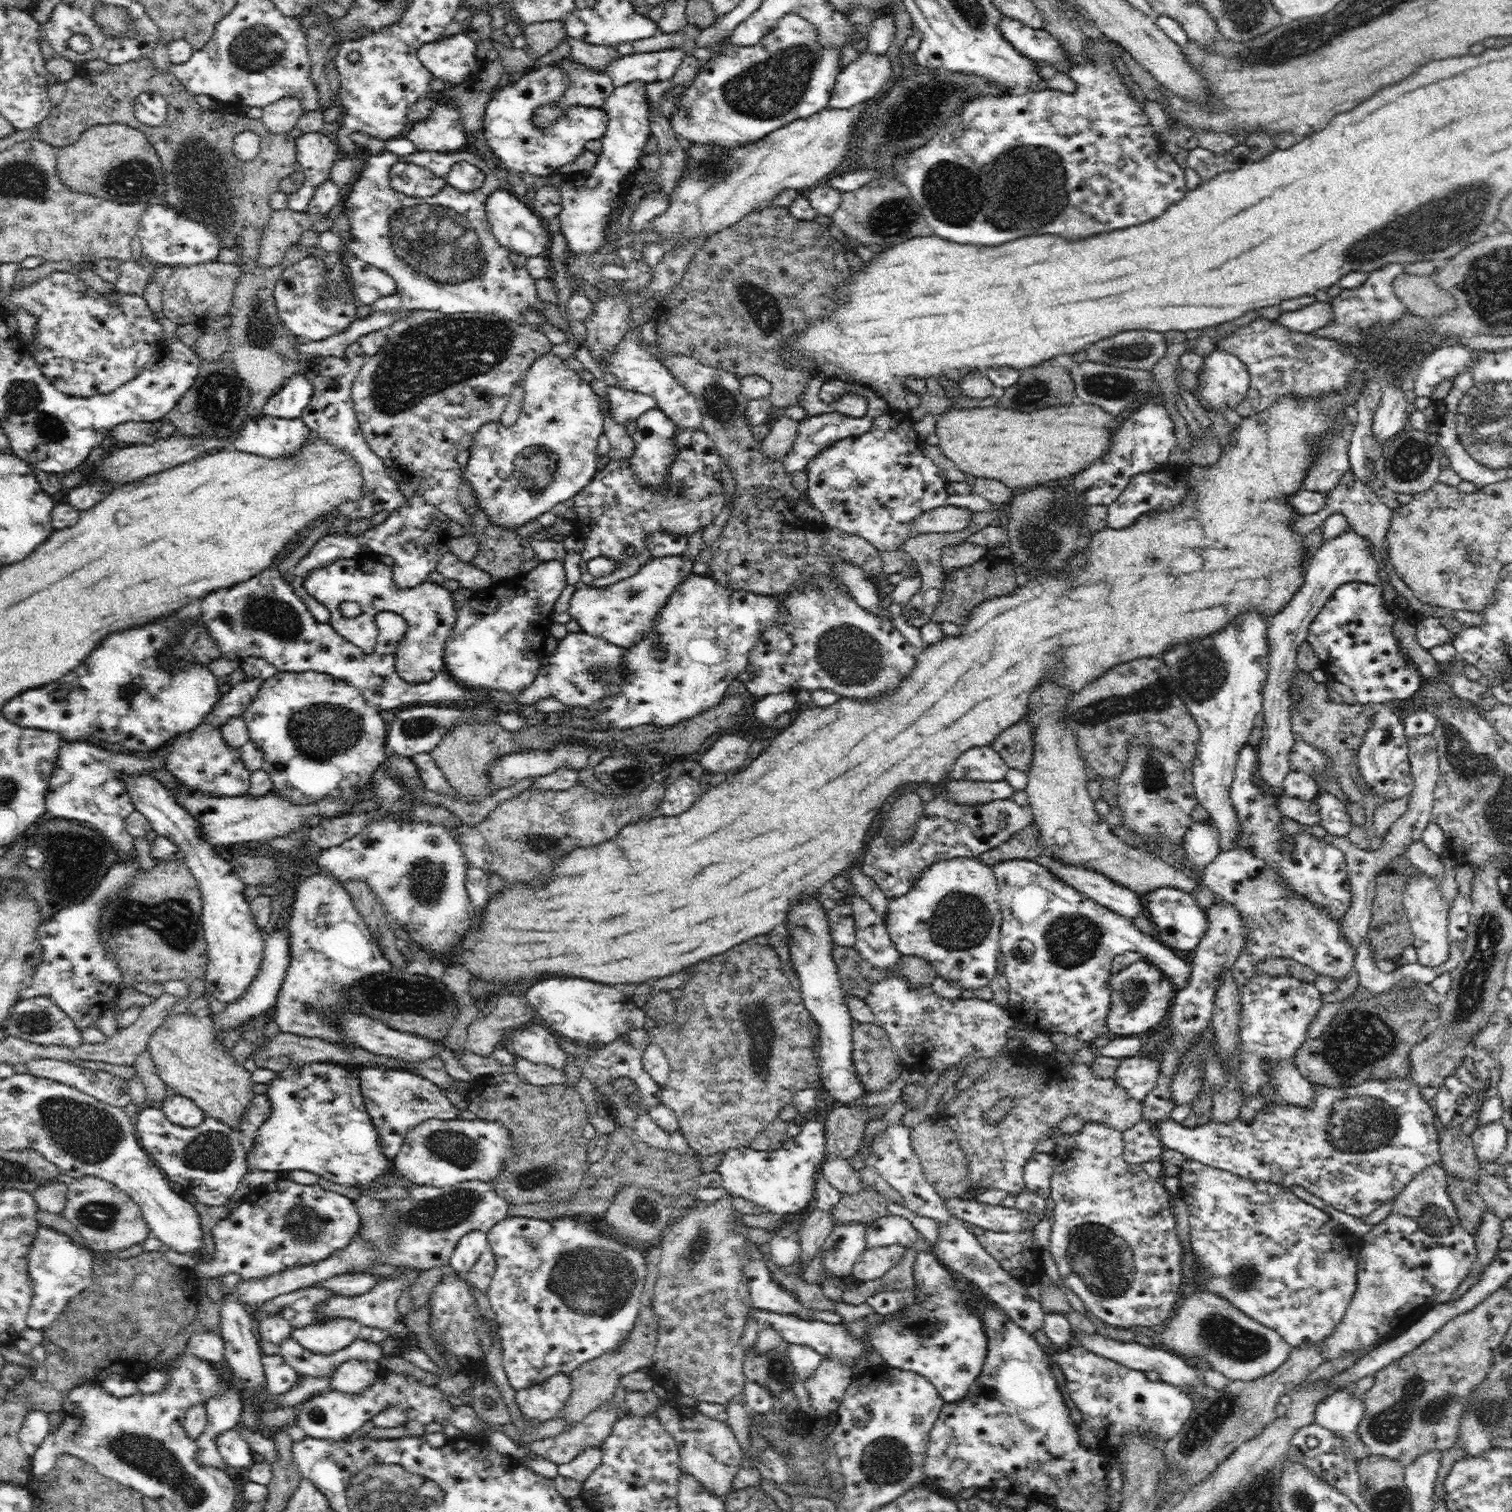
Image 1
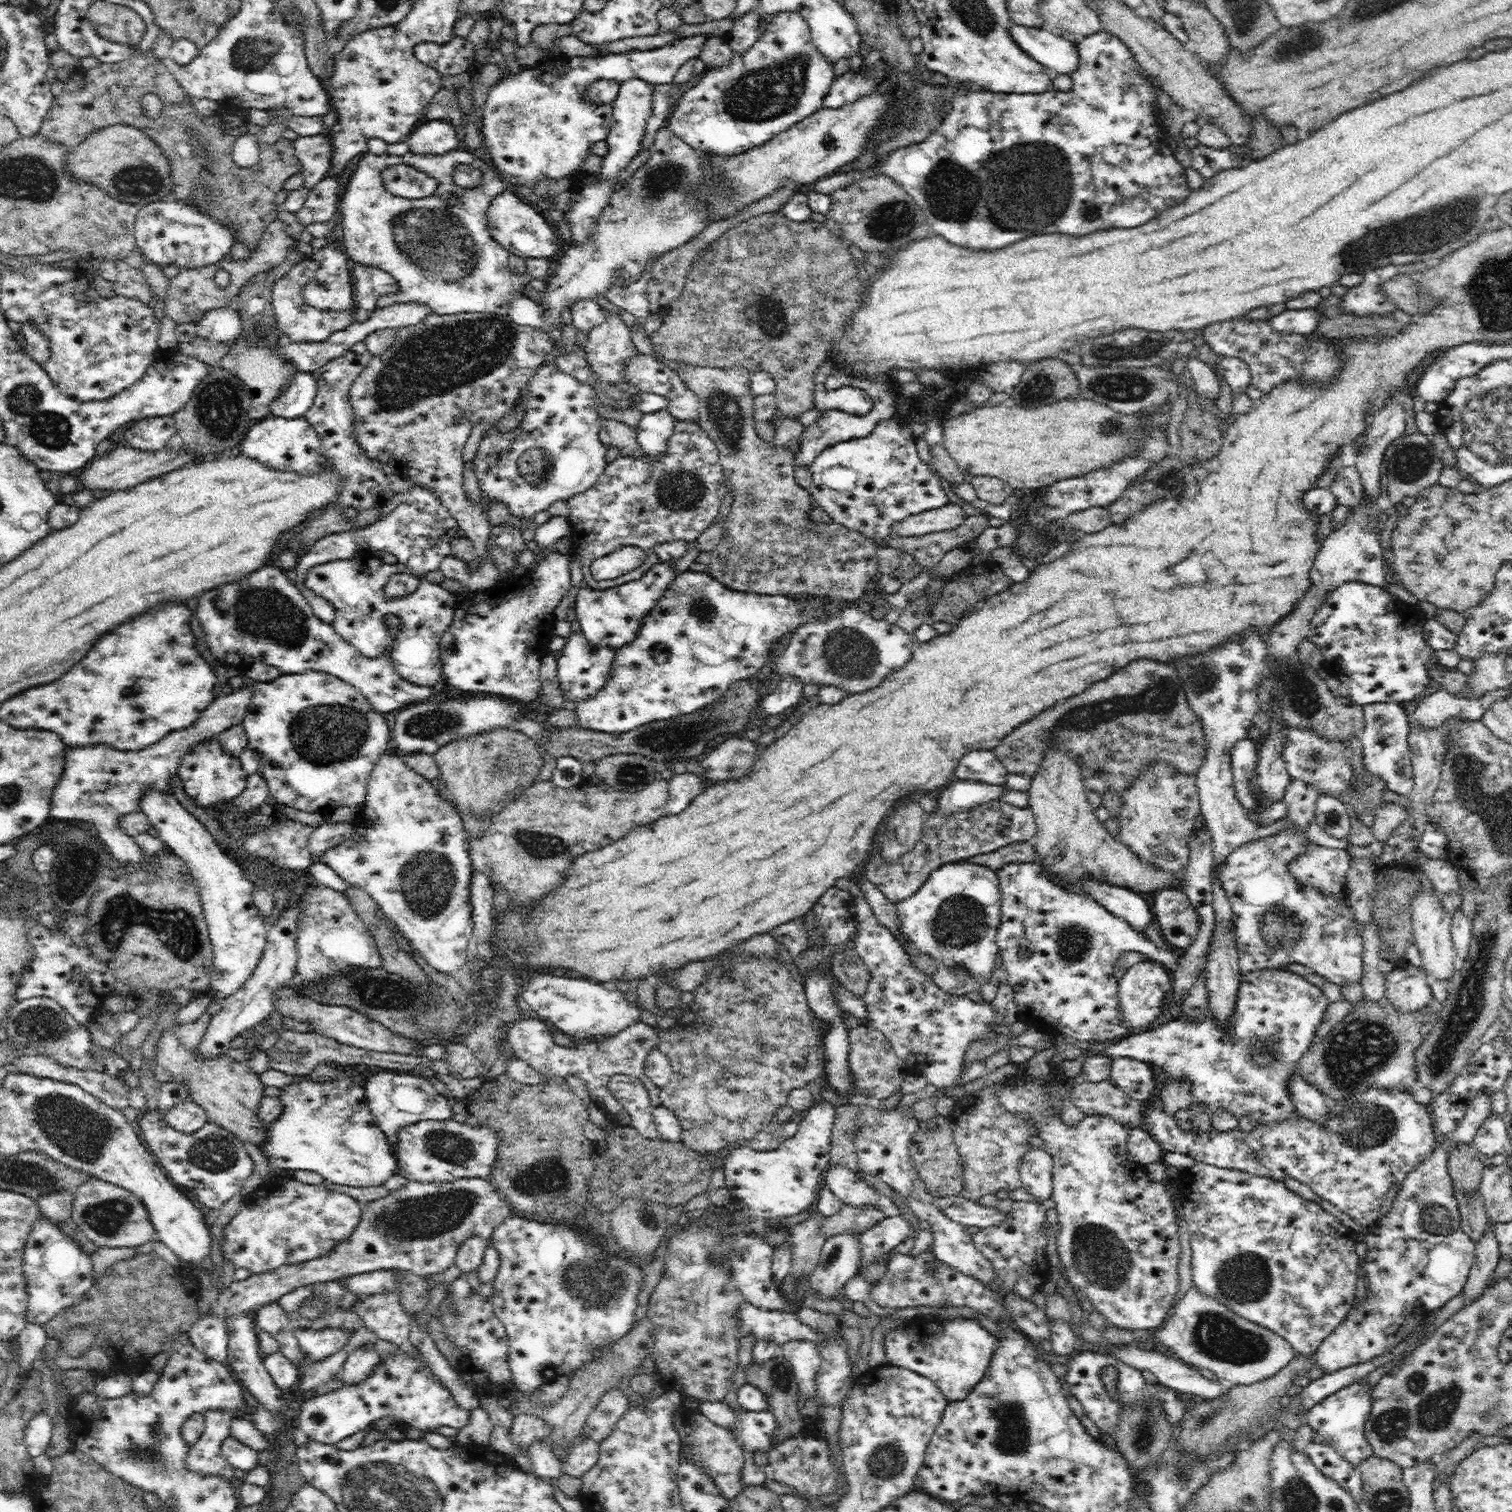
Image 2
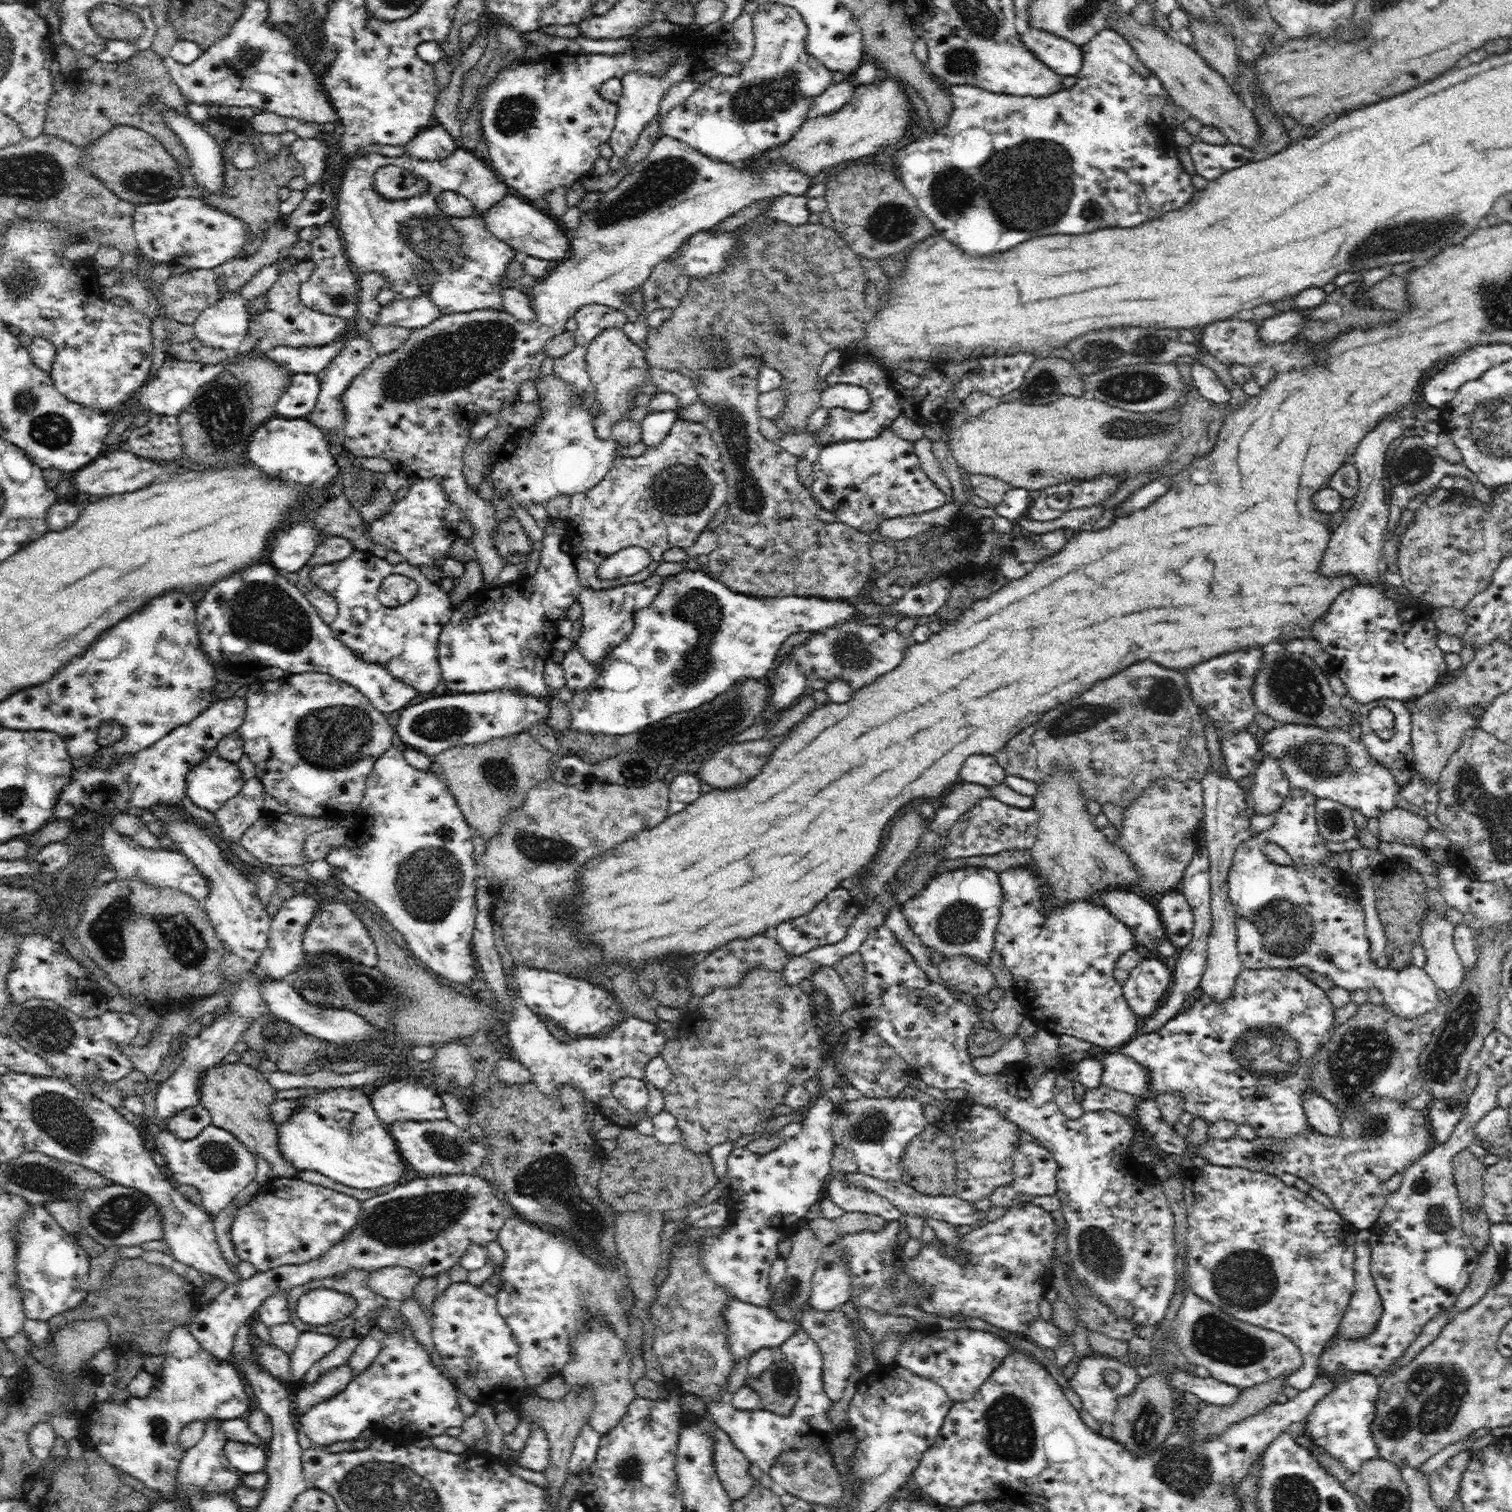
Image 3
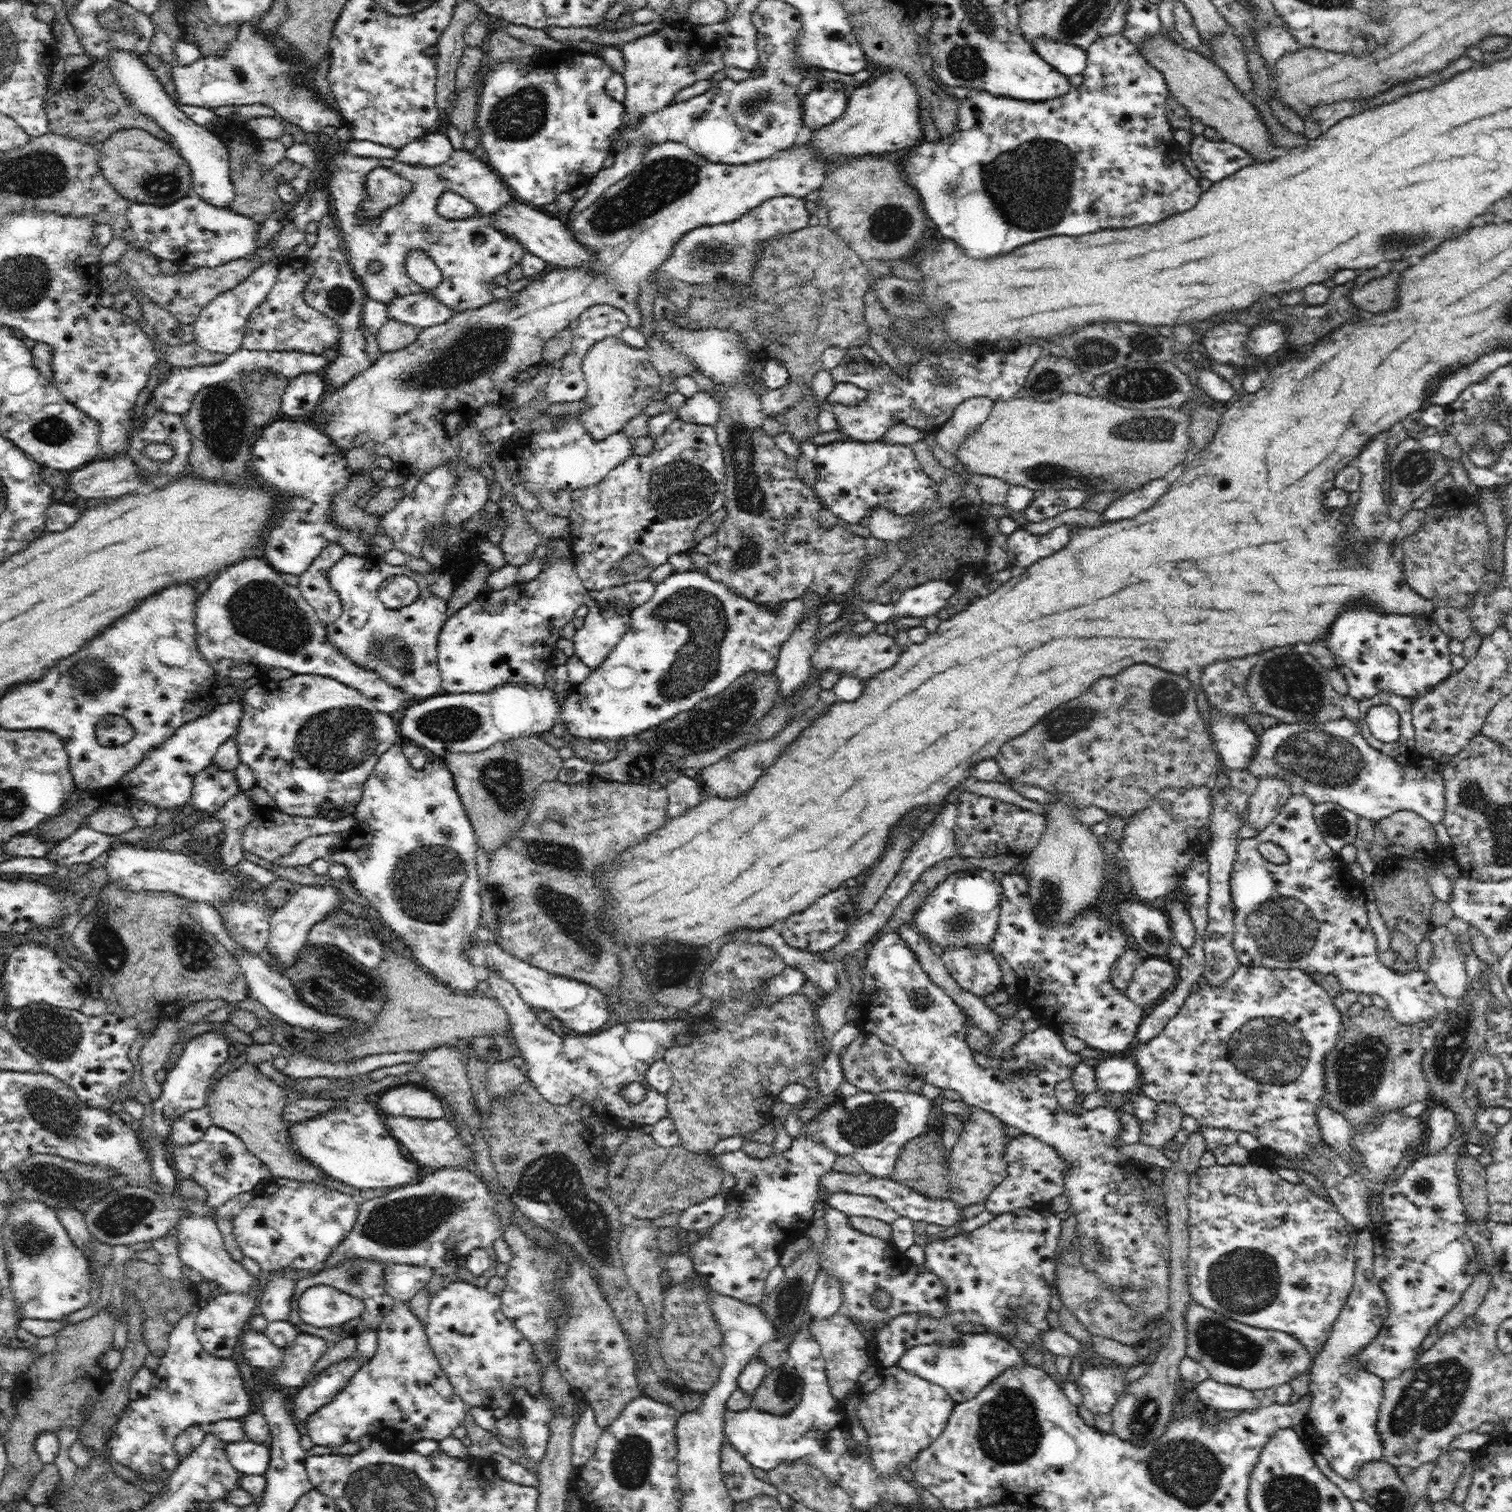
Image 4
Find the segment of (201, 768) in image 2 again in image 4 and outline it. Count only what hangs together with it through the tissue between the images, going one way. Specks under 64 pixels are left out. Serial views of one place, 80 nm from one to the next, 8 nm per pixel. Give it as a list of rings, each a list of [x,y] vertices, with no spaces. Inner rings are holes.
[[[212,760],[212,764],[195,774],[189,804],[206,815],[213,814],[240,790],[236,775],[218,768]]]

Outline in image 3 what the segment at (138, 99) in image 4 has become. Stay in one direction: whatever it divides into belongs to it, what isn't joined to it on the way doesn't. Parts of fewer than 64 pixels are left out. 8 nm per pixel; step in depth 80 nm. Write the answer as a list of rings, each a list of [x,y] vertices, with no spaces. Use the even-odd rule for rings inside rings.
[[[168,110],[164,114],[164,121],[170,126],[170,131],[174,131],[182,145],[186,147],[186,152],[192,161],[191,173],[196,184],[199,184],[203,190],[222,196],[225,183],[223,180],[225,161],[217,141],[200,123],[192,121],[185,114]]]

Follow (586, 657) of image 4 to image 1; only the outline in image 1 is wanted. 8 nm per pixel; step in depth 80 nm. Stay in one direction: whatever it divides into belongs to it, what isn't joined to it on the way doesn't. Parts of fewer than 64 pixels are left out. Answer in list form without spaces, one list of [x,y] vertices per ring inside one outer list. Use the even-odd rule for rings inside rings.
[[[568,534],[563,540],[563,545],[566,547],[566,558],[563,563],[567,584],[577,586],[567,613],[570,614],[571,619],[578,621],[581,630],[586,634],[598,636],[625,650],[634,647],[640,640],[646,640],[646,635],[650,631],[653,633],[653,628],[658,622],[658,614],[674,594],[675,588],[688,576],[692,576],[692,566],[695,562],[683,555],[651,557],[635,576],[618,581],[611,586],[595,588],[580,584],[582,574],[579,563],[582,558],[582,540]]]

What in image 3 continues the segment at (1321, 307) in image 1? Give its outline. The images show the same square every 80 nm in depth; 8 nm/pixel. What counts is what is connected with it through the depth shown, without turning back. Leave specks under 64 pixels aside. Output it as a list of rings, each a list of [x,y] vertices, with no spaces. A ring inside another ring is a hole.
[[[1295,309],[1284,311],[1259,323],[1259,335],[1264,344],[1278,344],[1300,334],[1305,318]]]

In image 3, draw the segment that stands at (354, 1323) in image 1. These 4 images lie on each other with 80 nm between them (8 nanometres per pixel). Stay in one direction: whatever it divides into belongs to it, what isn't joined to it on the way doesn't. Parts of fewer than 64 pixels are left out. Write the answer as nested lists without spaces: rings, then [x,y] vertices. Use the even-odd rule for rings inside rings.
[[[312,1331],[301,1332],[296,1347],[289,1354],[291,1380],[302,1382],[310,1367],[330,1351],[333,1351],[338,1344],[340,1344],[340,1340],[336,1336],[322,1335]]]

